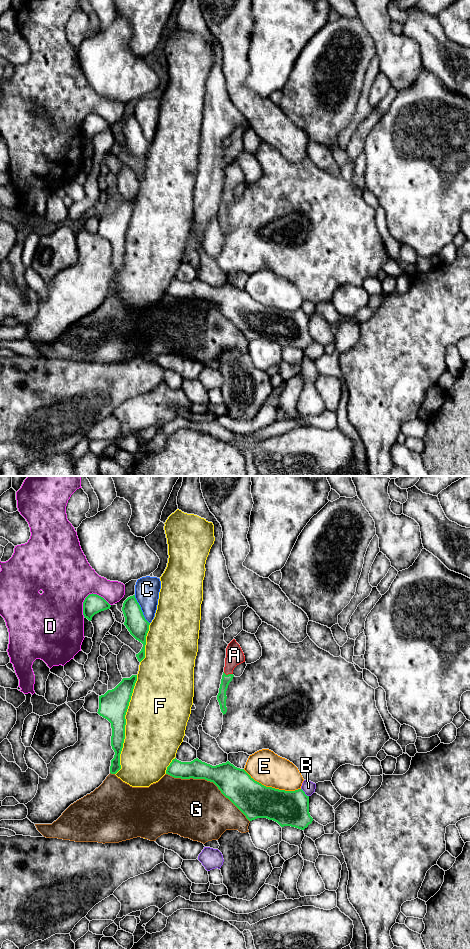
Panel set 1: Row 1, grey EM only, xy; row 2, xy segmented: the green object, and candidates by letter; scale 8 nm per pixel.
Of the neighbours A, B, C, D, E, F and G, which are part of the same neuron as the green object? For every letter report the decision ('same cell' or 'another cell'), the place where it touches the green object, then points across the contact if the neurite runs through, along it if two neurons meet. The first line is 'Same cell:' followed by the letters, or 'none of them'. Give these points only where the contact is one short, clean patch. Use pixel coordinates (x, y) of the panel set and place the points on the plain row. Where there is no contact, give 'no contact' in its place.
Same cell: A
A: same cell | xy (228, 194) | across xy (226, 199), (228, 194), (228, 188), (234, 175)
B: another cell | xy (304, 312)
C: another cell | xy (140, 129)
D: another cell | xy (89, 114)
E: another cell | xy (271, 307)
F: another cell | xy (125, 244)
G: another cell | xy (209, 300)

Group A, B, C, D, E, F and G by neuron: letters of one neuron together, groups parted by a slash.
A / B / C / D / E / F / G

